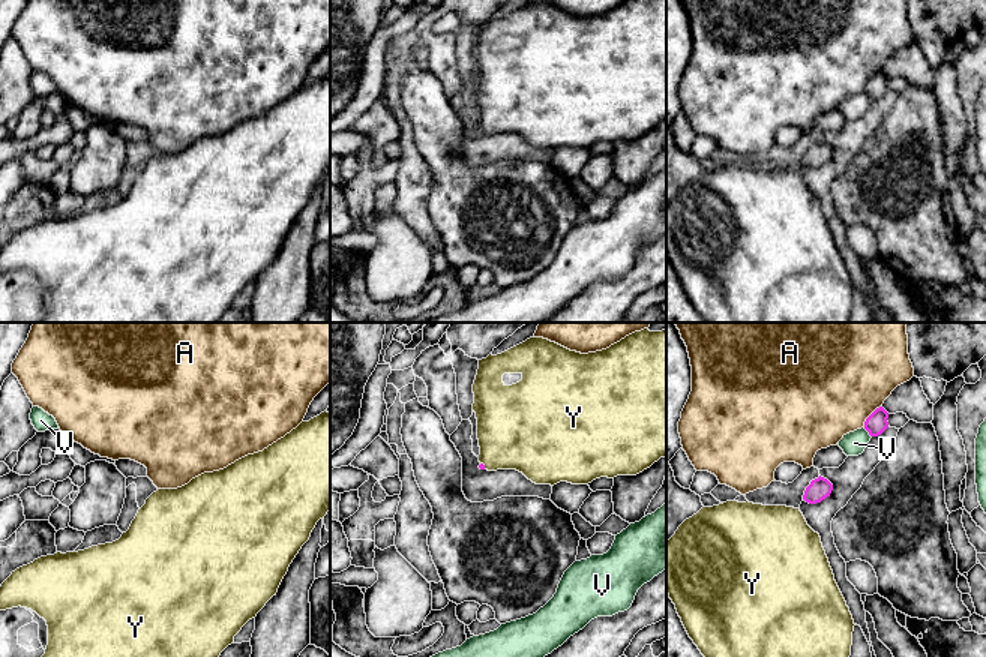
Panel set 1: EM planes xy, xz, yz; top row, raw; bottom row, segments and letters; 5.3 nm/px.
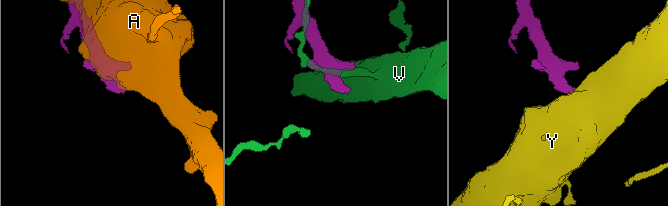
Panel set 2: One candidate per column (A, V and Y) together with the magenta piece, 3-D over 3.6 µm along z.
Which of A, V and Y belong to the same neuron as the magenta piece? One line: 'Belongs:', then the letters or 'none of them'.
Belongs: Y

